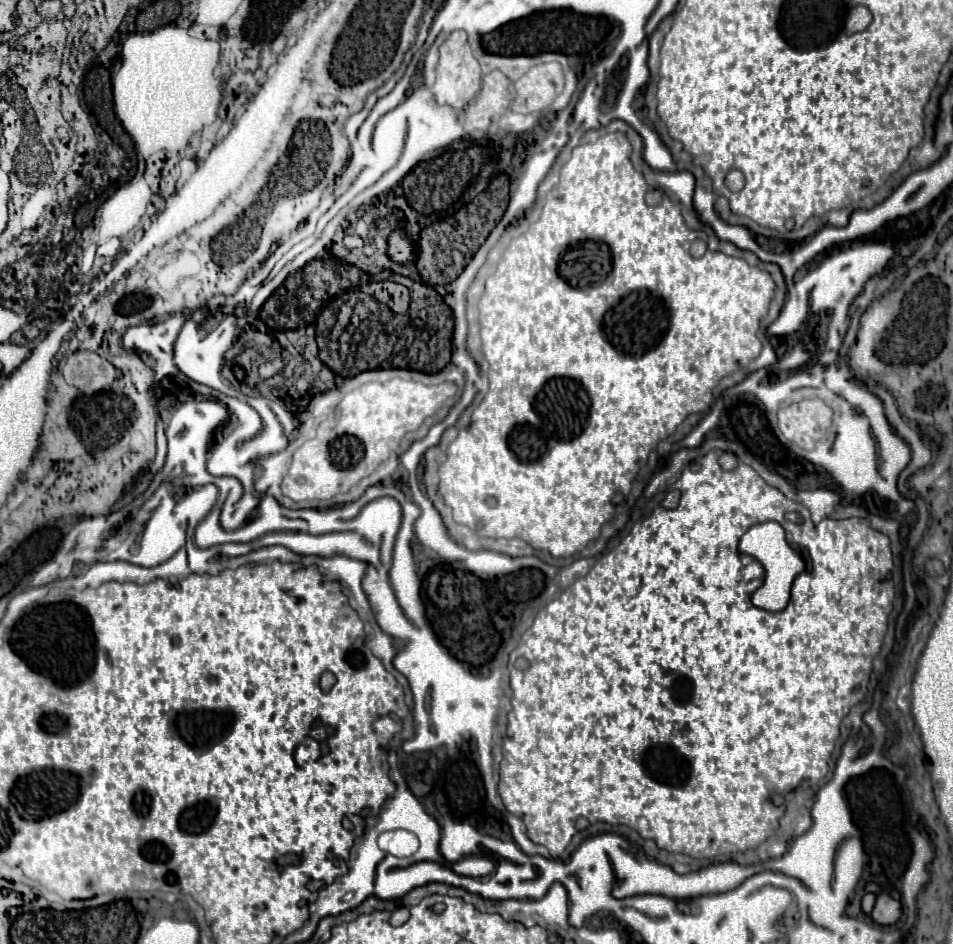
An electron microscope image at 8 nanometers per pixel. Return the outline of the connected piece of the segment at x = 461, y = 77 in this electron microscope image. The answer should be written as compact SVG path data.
M464 33L452 35L448 41L440 45L440 61L436 67L436 83L432 87L434 101L438 105L448 105L452 109L464 109L470 99L480 91L480 81L482 81L482 71L478 61L470 55L470 47L466 43Z

